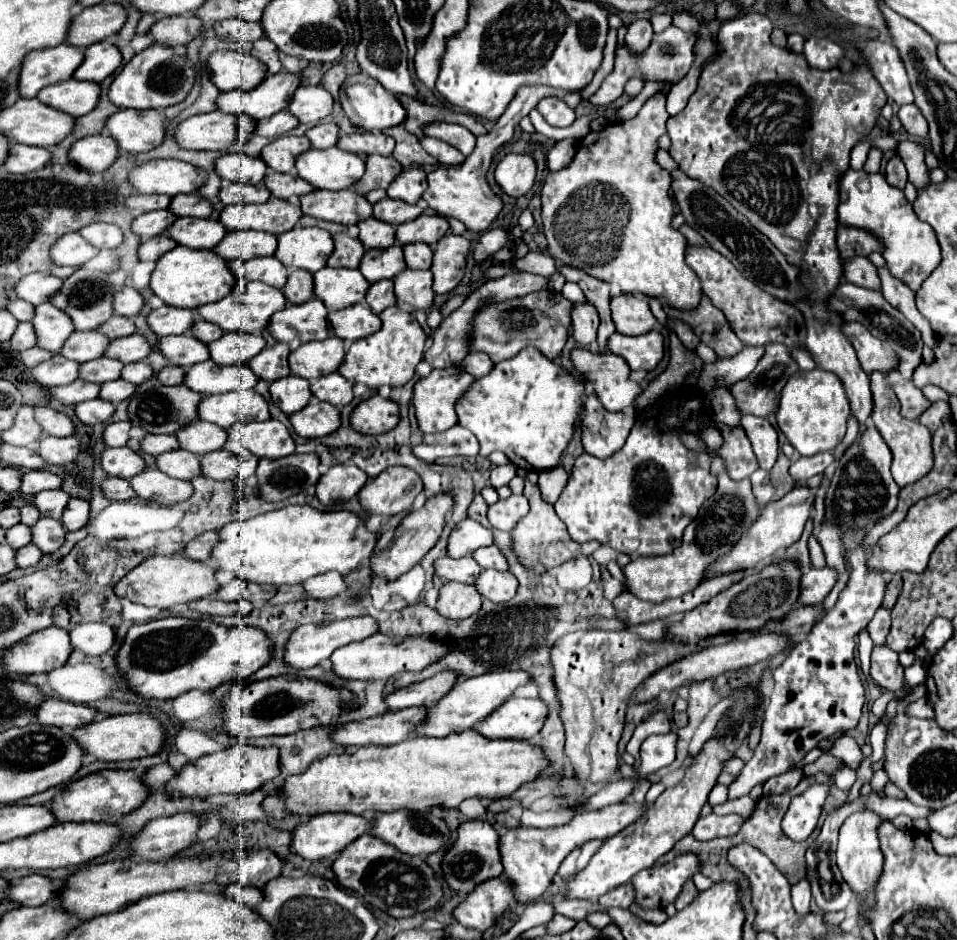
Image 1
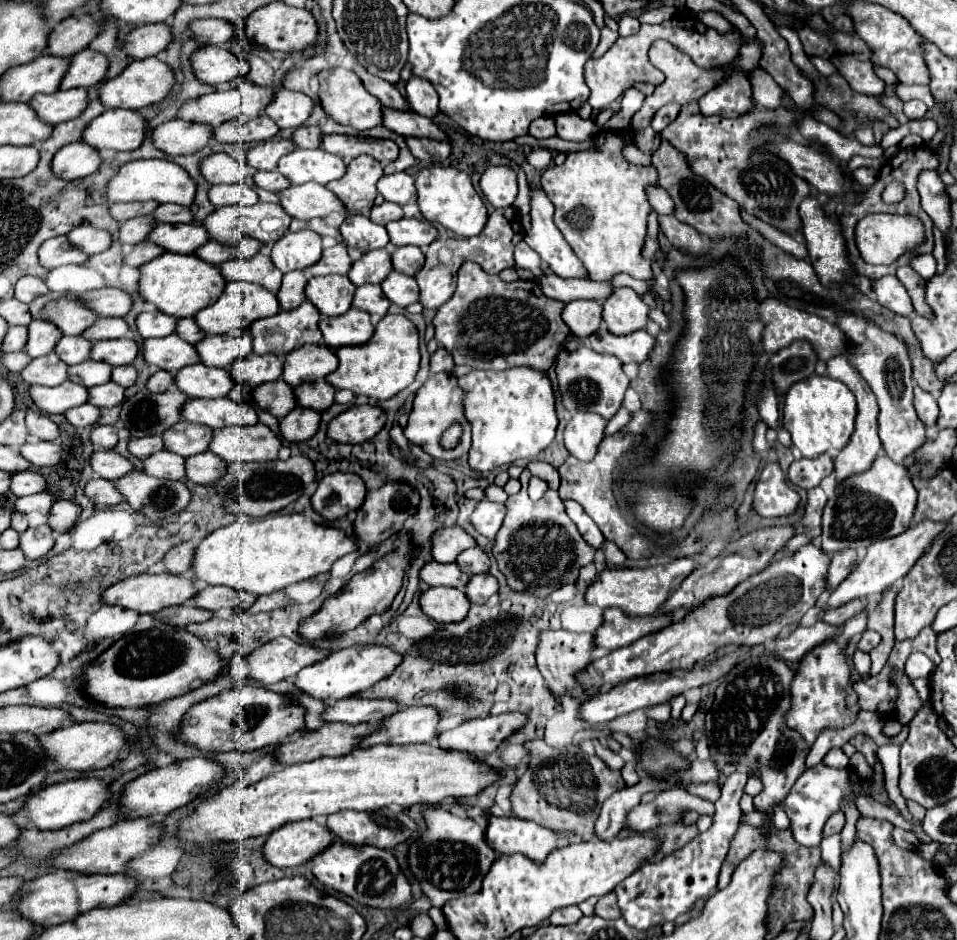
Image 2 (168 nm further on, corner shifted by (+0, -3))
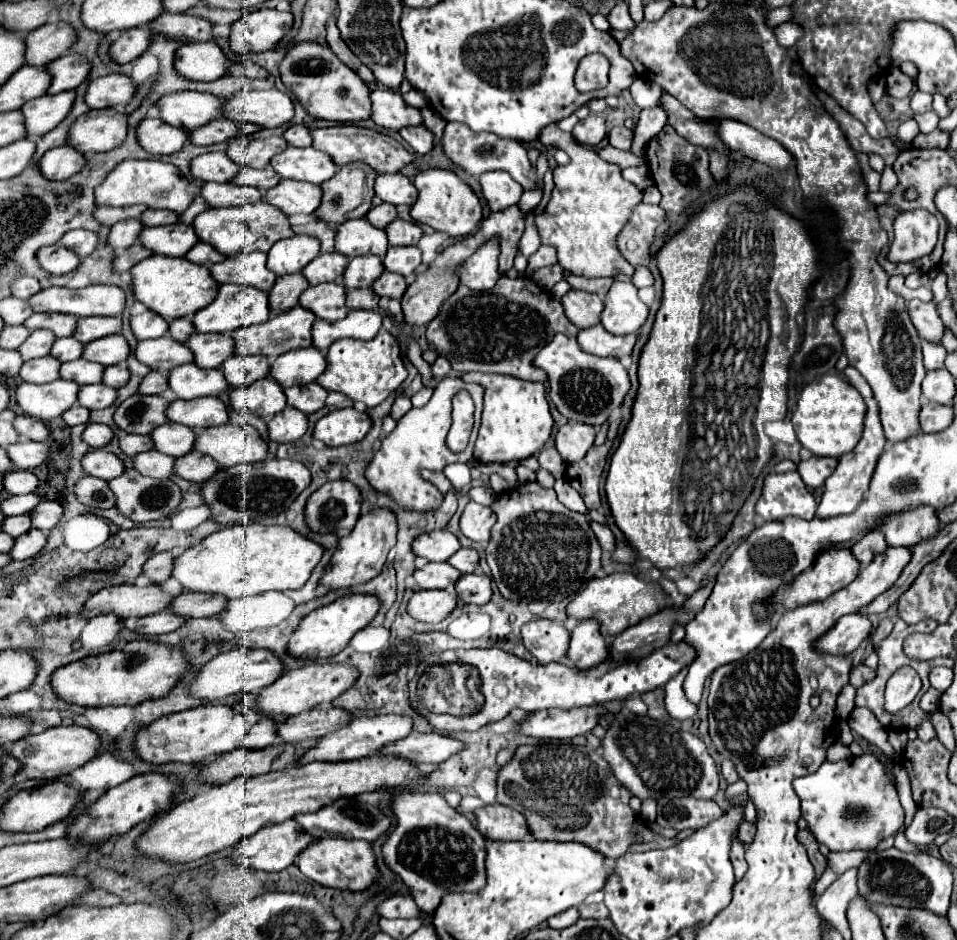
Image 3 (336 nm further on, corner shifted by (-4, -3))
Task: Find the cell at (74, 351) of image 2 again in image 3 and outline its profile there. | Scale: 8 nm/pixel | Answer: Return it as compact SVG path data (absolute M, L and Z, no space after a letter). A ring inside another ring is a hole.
M70 336L70 338L58 338L58 340L54 342L50 354L52 354L54 358L58 358L60 362L70 362L70 360L80 358L82 352L84 352L84 344L78 342L78 340L74 340L74 338Z

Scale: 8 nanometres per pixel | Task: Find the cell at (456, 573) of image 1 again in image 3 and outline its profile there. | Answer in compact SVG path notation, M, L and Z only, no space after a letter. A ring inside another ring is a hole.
M430 562L424 568L414 572L416 584L422 590L446 590L446 588L454 586L460 576L462 574L448 562L440 562L440 564Z

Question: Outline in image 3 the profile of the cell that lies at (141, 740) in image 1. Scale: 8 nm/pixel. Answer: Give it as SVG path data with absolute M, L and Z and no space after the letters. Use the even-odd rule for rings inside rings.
M56 726L48 728L42 734L32 734L22 740L18 740L10 754L22 762L22 774L28 778L40 778L40 780L56 780L68 772L74 772L76 768L88 764L92 758L100 752L100 738L92 728L84 726Z

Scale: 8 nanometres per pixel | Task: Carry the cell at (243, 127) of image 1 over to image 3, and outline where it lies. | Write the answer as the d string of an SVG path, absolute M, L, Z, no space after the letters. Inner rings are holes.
M144 118L138 124L138 142L140 146L156 156L162 154L176 154L186 144L190 144L190 136L186 130L174 128L160 118Z

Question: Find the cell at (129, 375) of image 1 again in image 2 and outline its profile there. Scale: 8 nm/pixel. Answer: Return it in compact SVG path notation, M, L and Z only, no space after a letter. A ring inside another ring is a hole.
M116 366L112 370L112 382L120 384L122 388L132 386L136 382L136 376L138 376L138 372L134 370L134 366Z

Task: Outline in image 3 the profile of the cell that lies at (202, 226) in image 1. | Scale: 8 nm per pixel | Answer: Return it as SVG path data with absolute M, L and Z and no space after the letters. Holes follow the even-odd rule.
M172 224L172 226L154 226L144 228L140 234L140 242L150 248L154 254L162 256L186 256L186 252L198 244L198 236L188 224Z

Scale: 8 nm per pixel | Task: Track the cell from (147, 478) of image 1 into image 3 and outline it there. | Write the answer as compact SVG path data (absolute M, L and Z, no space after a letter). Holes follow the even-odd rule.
M134 468L126 470L122 476L110 480L108 484L110 484L110 490L116 494L116 508L128 518L132 518L134 522L152 522L152 520L168 518L182 502L182 490L170 478L168 480L148 478Z

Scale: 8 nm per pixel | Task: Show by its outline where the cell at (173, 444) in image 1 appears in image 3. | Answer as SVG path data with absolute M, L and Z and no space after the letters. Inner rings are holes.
M128 434L126 438L120 440L120 448L126 456L136 456L138 452L146 452L154 448L154 442L150 436L140 436L140 434Z

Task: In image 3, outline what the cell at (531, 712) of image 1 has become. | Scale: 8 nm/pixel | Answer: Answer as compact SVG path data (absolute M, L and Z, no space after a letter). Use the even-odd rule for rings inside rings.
M430 732L430 734L410 734L408 738L384 746L380 754L396 754L396 756L406 756L408 760L416 762L416 764L440 764L442 760L448 760L450 756L454 756L454 752L458 752L458 748L462 748L462 740L456 740L448 734L440 734L440 732Z

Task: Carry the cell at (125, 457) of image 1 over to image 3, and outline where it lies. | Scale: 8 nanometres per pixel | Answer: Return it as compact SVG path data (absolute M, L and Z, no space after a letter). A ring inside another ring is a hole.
M92 450L82 458L82 466L90 476L102 478L102 480L112 480L114 476L124 472L124 462L106 450Z

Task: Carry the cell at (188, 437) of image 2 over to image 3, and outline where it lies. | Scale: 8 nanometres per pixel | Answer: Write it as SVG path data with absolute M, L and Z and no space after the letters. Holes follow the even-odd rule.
M174 422L162 424L150 436L158 452L164 452L176 458L194 450L194 430L186 428L184 424L174 424Z

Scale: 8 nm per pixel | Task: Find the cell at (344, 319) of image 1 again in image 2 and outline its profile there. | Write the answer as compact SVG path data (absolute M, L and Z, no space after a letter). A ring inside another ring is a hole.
M350 308L346 314L336 318L322 318L320 320L320 332L324 342L330 348L338 346L356 346L374 334L374 324L368 312L362 312L358 308Z

